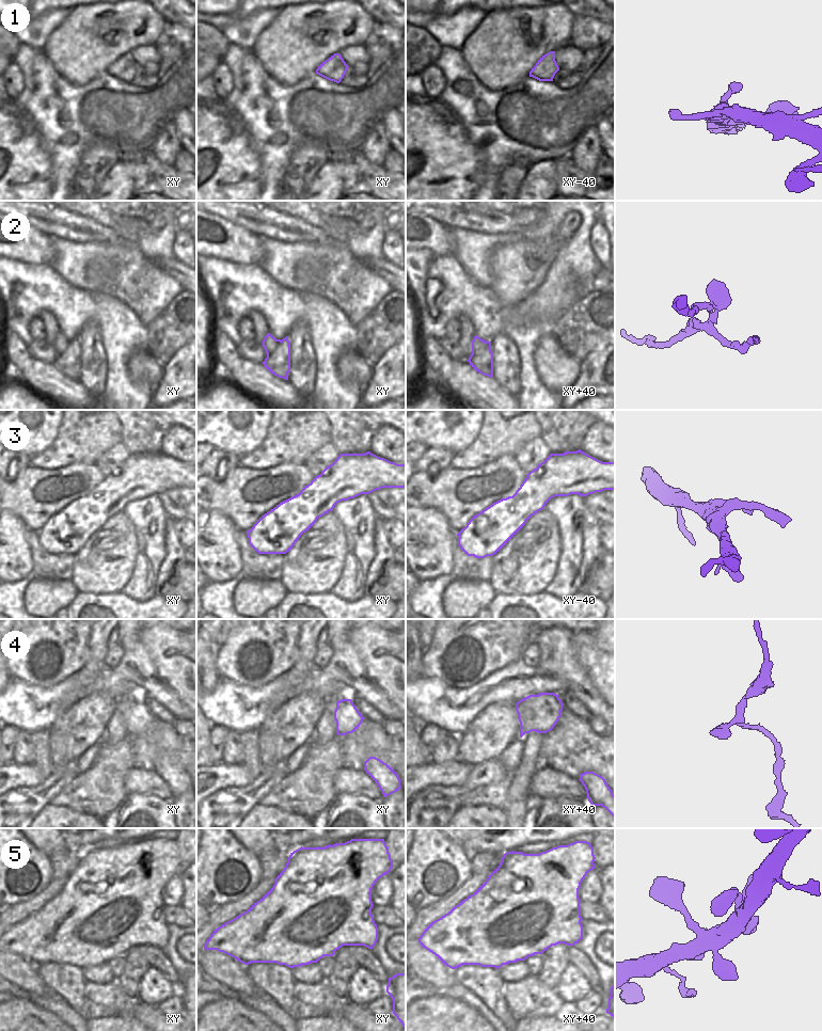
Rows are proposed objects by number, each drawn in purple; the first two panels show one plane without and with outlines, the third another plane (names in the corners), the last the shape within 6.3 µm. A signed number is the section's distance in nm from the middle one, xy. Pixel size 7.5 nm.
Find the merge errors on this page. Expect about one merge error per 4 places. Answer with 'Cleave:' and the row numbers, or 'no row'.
Cleave: 2

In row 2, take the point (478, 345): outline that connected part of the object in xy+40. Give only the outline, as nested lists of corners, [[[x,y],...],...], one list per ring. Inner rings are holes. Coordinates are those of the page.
[[[475,335],[472,340],[472,354],[481,354],[485,351],[486,347],[487,342]]]

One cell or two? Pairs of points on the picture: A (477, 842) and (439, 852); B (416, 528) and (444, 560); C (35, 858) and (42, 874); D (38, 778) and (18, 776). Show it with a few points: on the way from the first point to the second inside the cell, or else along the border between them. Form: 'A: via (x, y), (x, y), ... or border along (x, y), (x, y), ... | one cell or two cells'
A: border along (462, 845), (469, 854) | two cells
B: via (422, 536), (437, 553) | one cell
C: via (35, 862), (40, 870) | one cell
D: via (33, 777), (24, 776) | one cell

